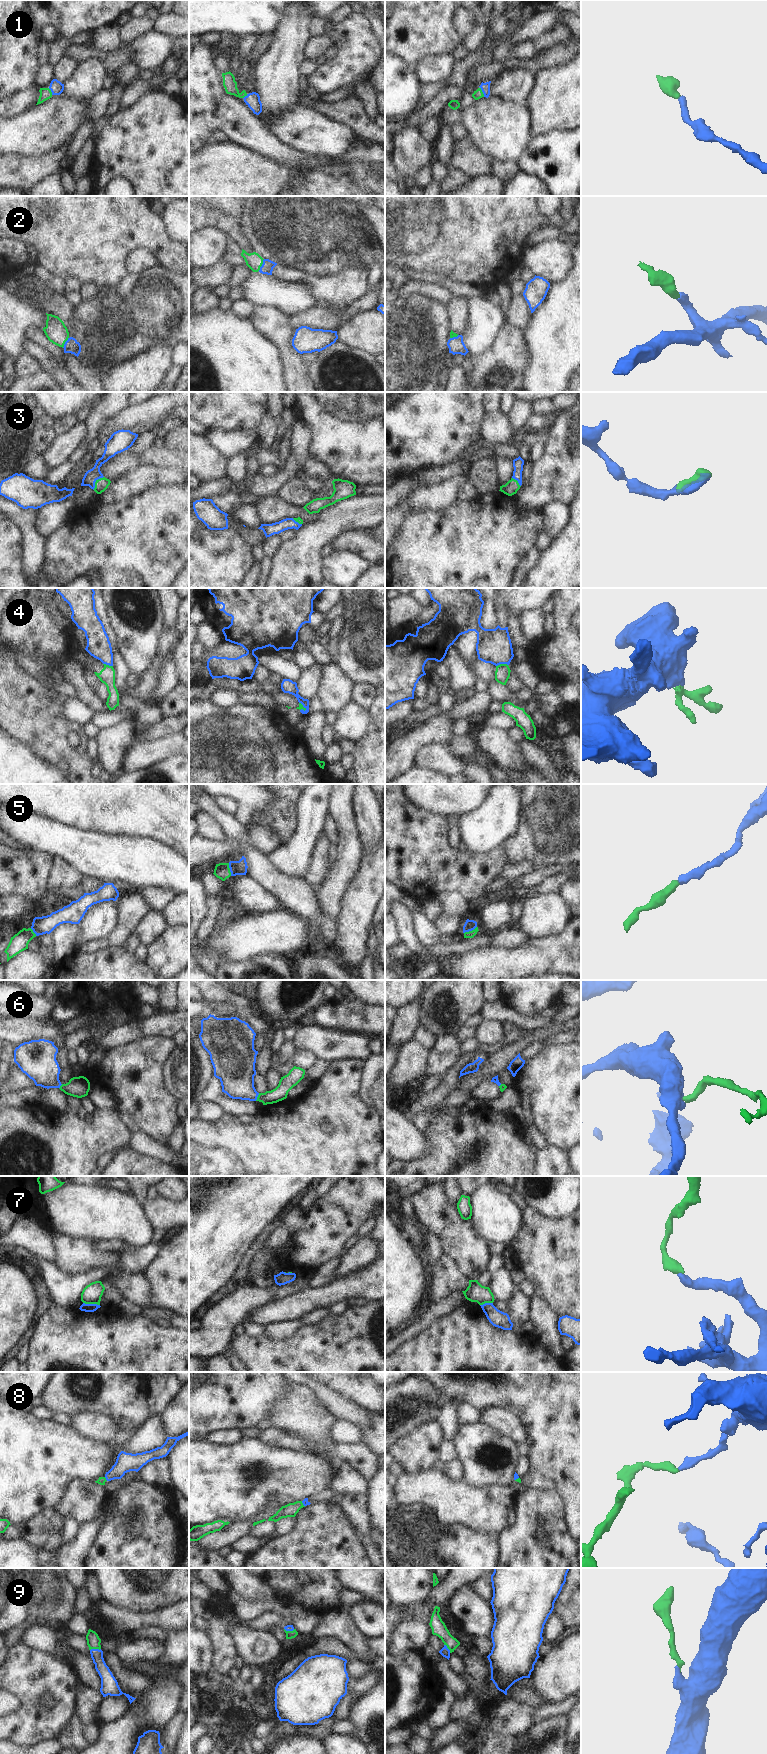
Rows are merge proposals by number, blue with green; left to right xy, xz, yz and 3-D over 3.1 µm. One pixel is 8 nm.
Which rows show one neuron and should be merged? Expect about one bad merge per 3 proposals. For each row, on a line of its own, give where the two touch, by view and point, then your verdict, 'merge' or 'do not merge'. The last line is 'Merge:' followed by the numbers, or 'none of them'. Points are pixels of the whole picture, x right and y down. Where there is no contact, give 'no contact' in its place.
1: yz (482, 91) | merge
2: xz (262, 265) | merge
3: xy (95, 481) | merge
4: yz (501, 663) | do not merge
5: xz (230, 869) | merge
6: xz (257, 1096) | merge
7: xy (91, 1304) | do not merge
8: xy (106, 1479) | merge
9: xy (95, 1649) | merge
Merge: 1, 2, 3, 5, 6, 8, 9

